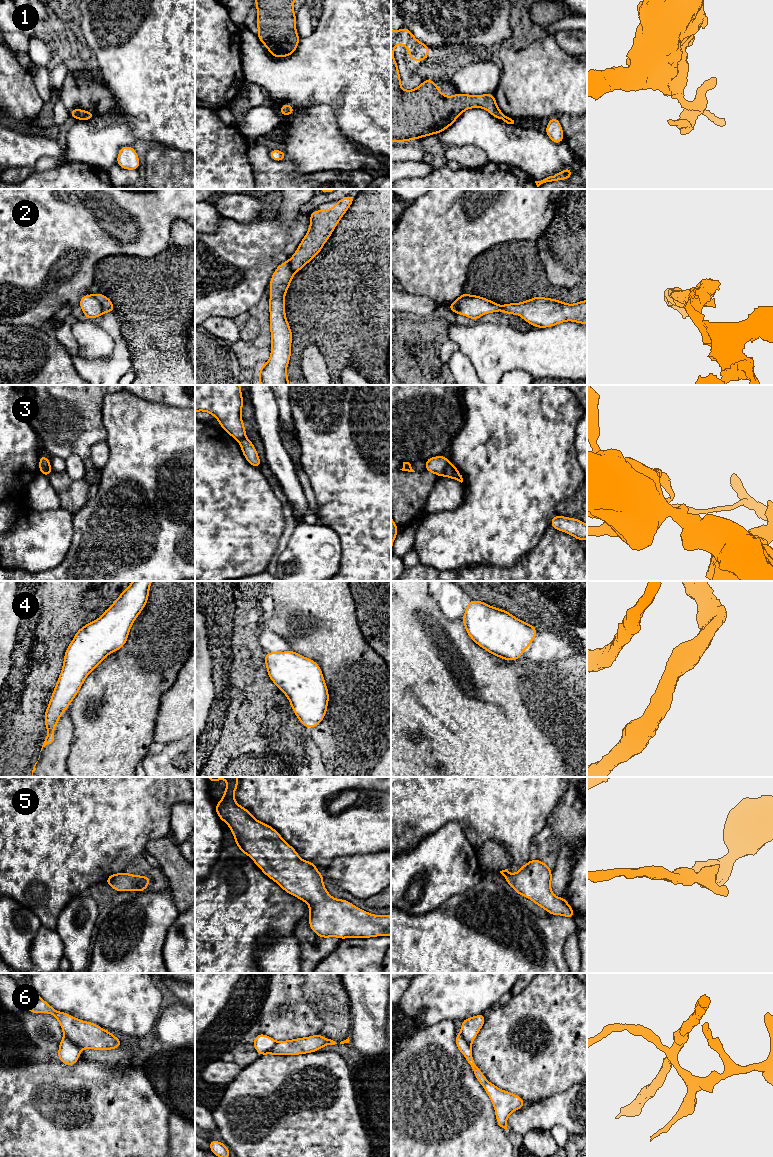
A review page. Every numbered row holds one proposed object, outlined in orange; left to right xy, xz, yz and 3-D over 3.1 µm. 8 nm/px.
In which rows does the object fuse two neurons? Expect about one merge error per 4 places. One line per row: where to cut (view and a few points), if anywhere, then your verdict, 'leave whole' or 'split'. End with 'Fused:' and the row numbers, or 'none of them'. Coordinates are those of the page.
1: cut in yz along (503, 115), (501, 119); split
2: cut in yz along (471, 295), (460, 302), (458, 313); split
3: cut in yz along (450, 462), (445, 469), (444, 475); split
4: no cut; leave whole
5: no cut; leave whole
6: cut in xy along (64, 1035), (81, 1048); split
Fused: 1, 2, 3, 6

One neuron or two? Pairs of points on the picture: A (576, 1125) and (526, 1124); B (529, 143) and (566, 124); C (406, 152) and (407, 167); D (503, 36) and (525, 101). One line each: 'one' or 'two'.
A: one
B: two
C: two
D: two

